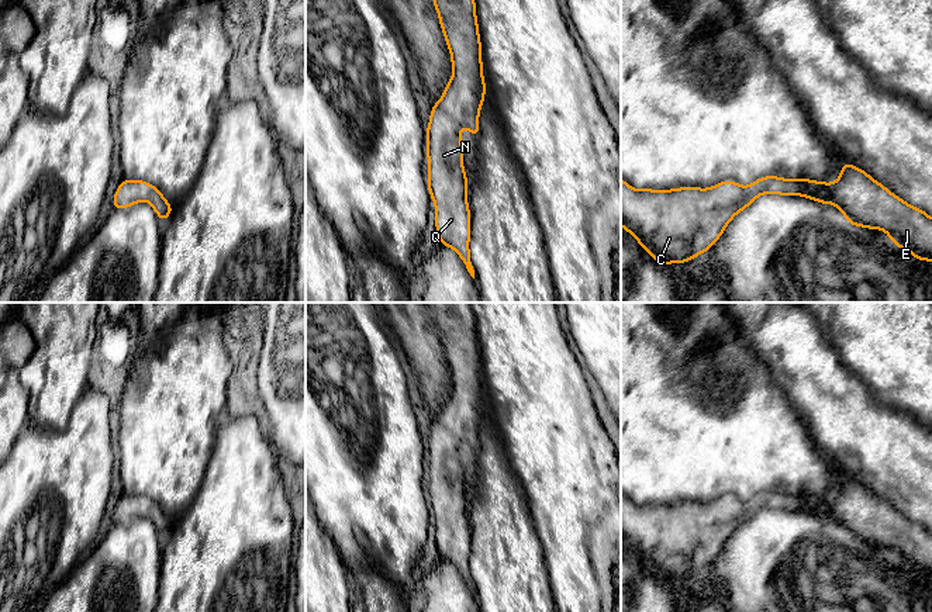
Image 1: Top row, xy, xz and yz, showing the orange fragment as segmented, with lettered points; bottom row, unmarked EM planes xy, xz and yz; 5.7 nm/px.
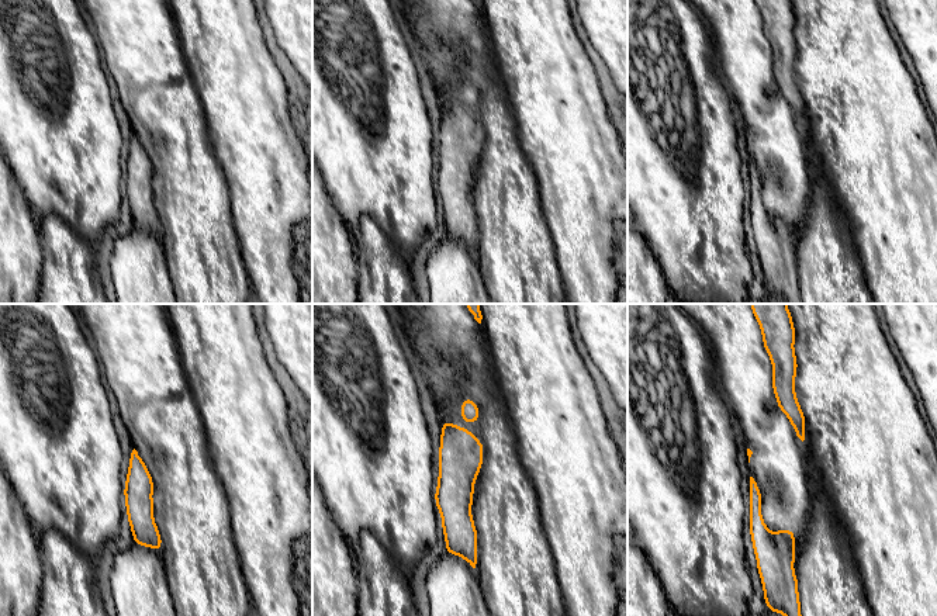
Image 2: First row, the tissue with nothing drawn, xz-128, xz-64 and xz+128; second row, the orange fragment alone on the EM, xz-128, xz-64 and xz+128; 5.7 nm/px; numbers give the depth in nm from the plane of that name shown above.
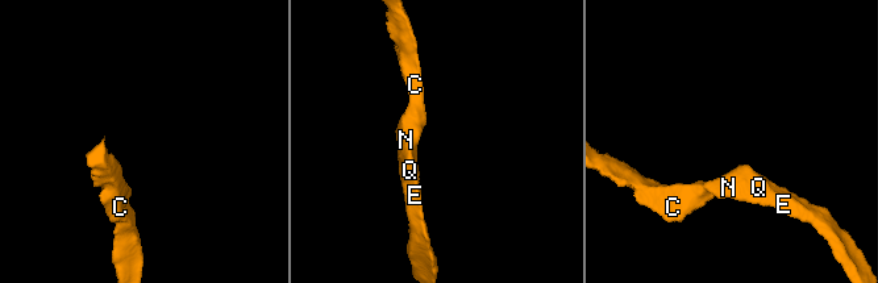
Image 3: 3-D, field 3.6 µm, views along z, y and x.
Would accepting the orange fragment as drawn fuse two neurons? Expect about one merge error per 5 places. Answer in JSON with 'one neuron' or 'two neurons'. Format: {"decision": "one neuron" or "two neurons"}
{"decision": "one neuron"}

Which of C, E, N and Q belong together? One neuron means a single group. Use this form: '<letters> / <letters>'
C E N Q

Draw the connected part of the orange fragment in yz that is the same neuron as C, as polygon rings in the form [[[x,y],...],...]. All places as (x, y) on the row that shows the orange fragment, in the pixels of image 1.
[[[843,163],[835,183],[764,176],[743,187],[732,180],[710,189],[636,190],[621,179],[621,225],[657,263],[686,263],[705,253],[724,234],[732,218],[760,194],[801,196],[821,204],[835,204],[850,225],[883,229],[897,248],[907,249],[917,260],[932,262],[932,217],[893,194],[864,170]]]

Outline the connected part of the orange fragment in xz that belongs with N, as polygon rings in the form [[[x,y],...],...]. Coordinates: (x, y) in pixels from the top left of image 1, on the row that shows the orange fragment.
[[[434,0],[439,15],[439,25],[445,34],[445,42],[451,52],[453,73],[442,93],[442,98],[434,103],[429,115],[427,136],[428,191],[435,205],[435,227],[439,243],[458,252],[470,276],[474,270],[470,262],[470,208],[467,205],[467,177],[463,167],[463,151],[460,129],[465,125],[474,138],[479,136],[479,114],[484,101],[486,83],[481,63],[481,41],[476,18],[474,0]]]

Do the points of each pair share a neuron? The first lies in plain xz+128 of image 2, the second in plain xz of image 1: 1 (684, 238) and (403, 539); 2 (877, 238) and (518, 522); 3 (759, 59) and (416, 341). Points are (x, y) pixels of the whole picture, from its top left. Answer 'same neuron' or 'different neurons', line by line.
1: same neuron
2: different neurons
3: same neuron

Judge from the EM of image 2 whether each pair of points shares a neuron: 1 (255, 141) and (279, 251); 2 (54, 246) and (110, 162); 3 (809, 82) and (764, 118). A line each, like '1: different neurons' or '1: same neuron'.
1: same neuron
2: different neurons
3: different neurons

